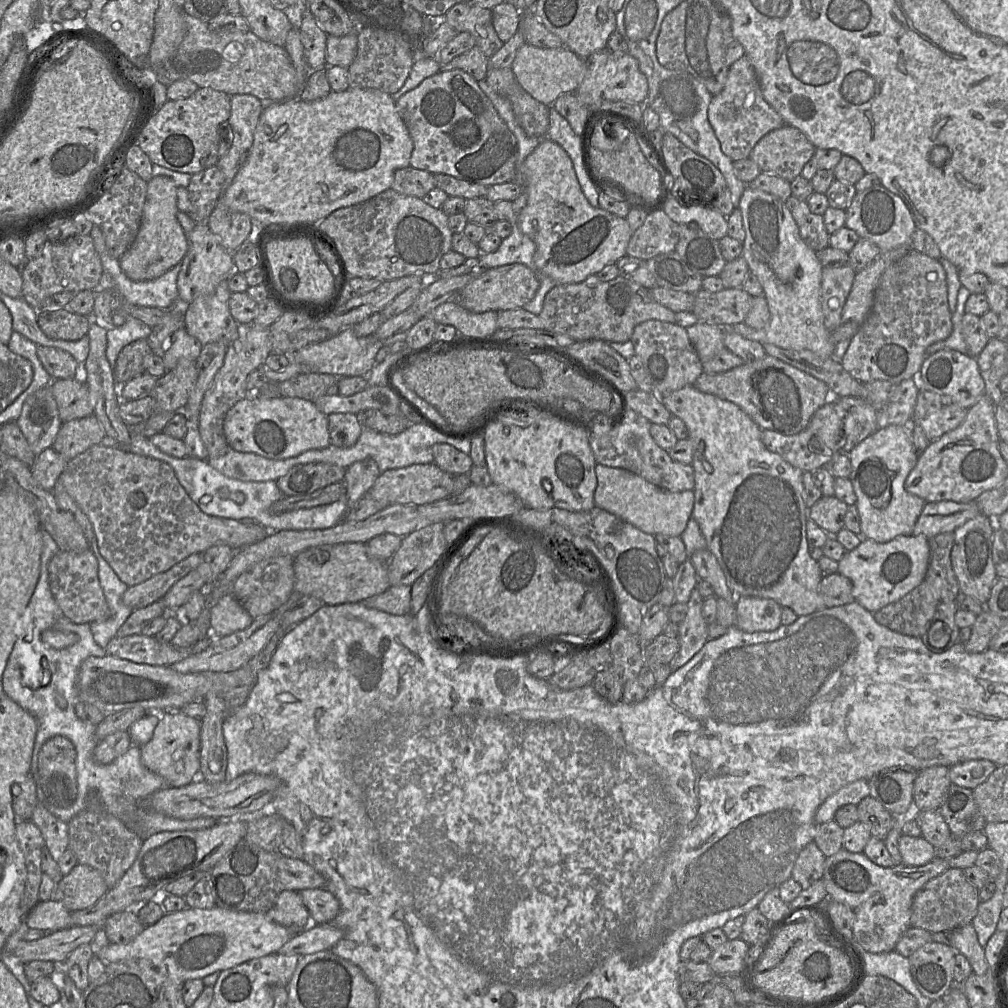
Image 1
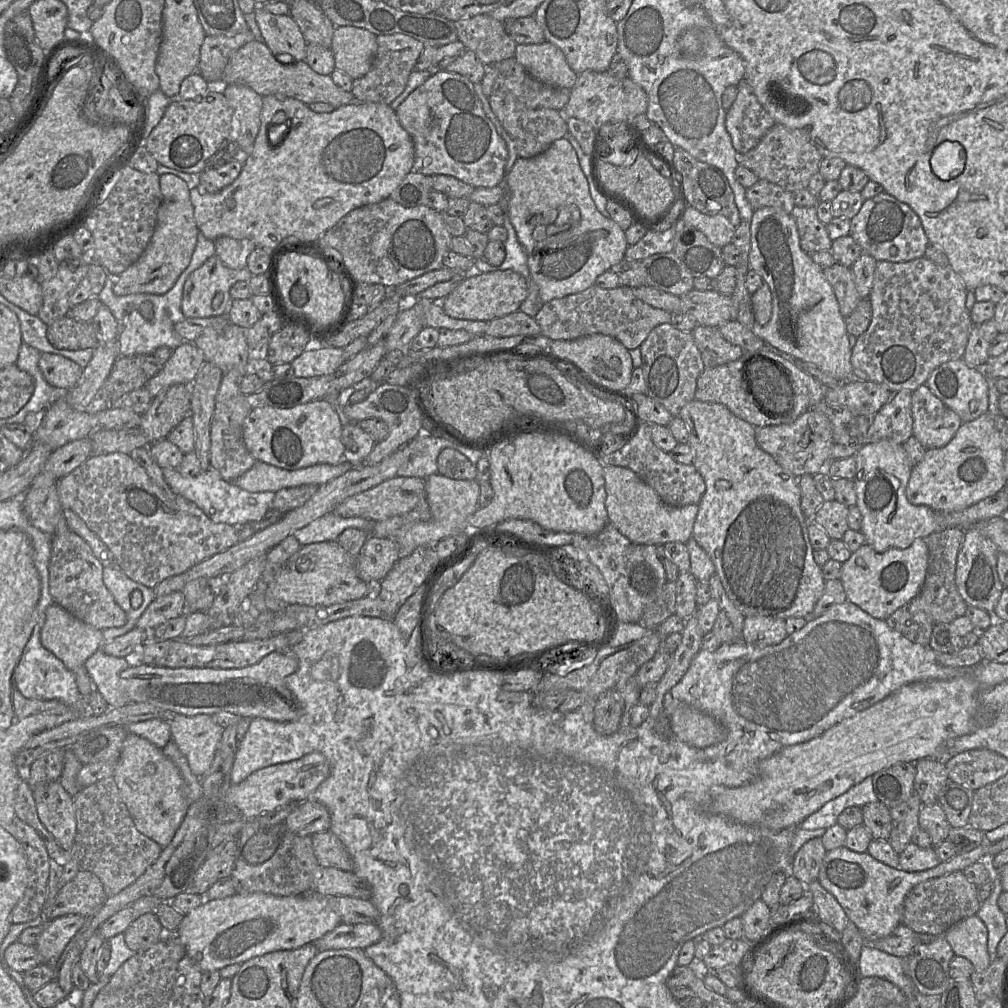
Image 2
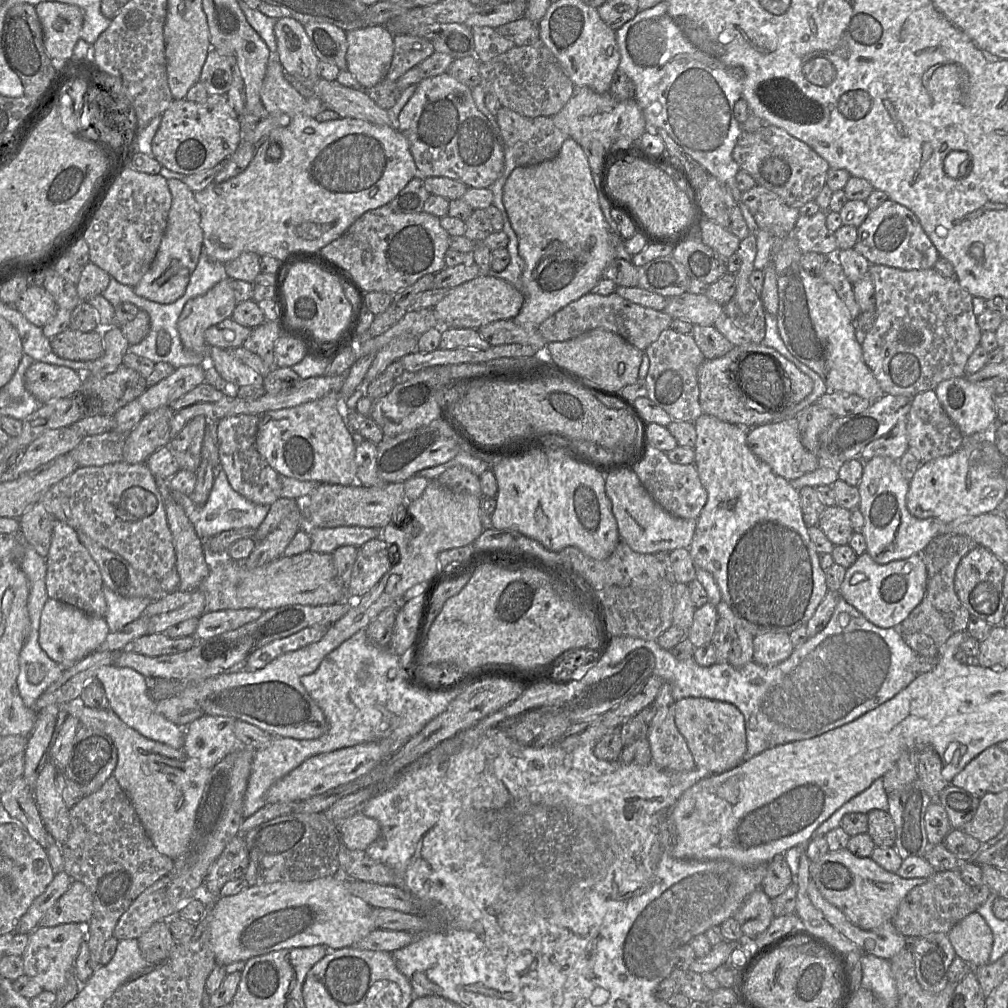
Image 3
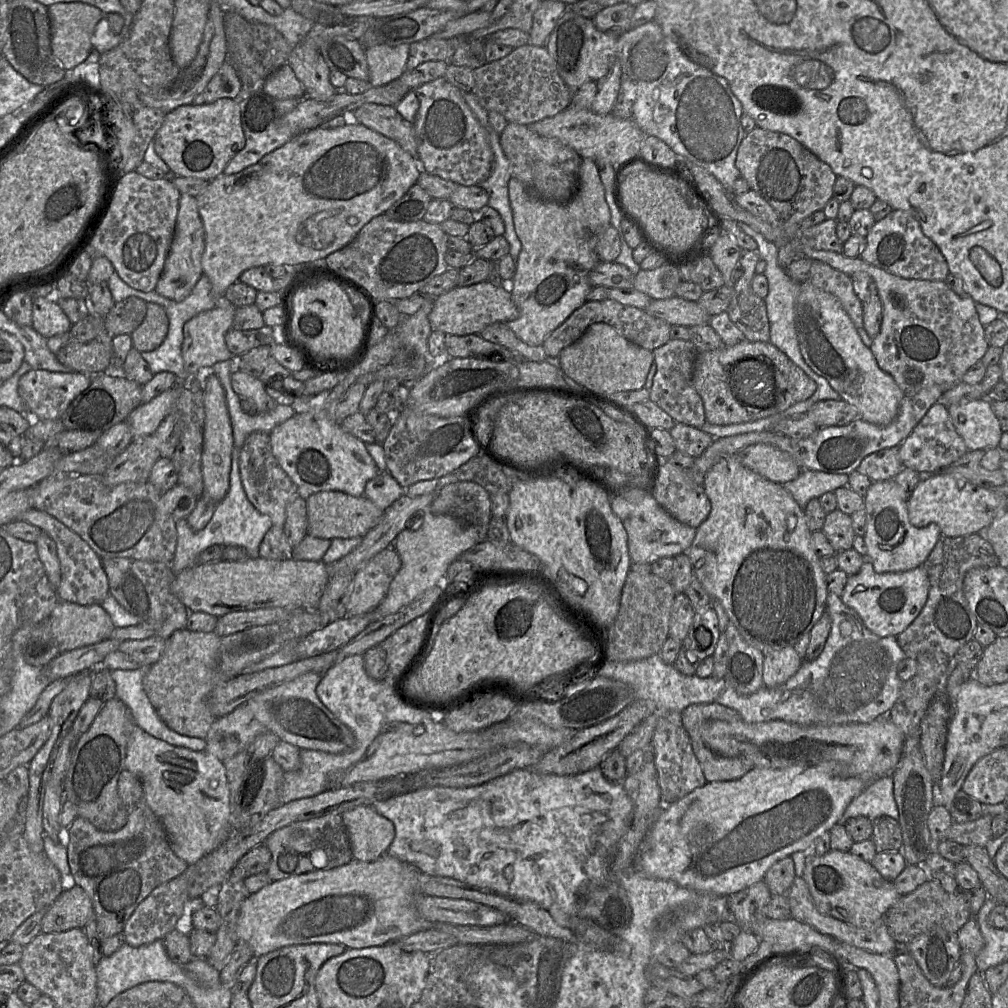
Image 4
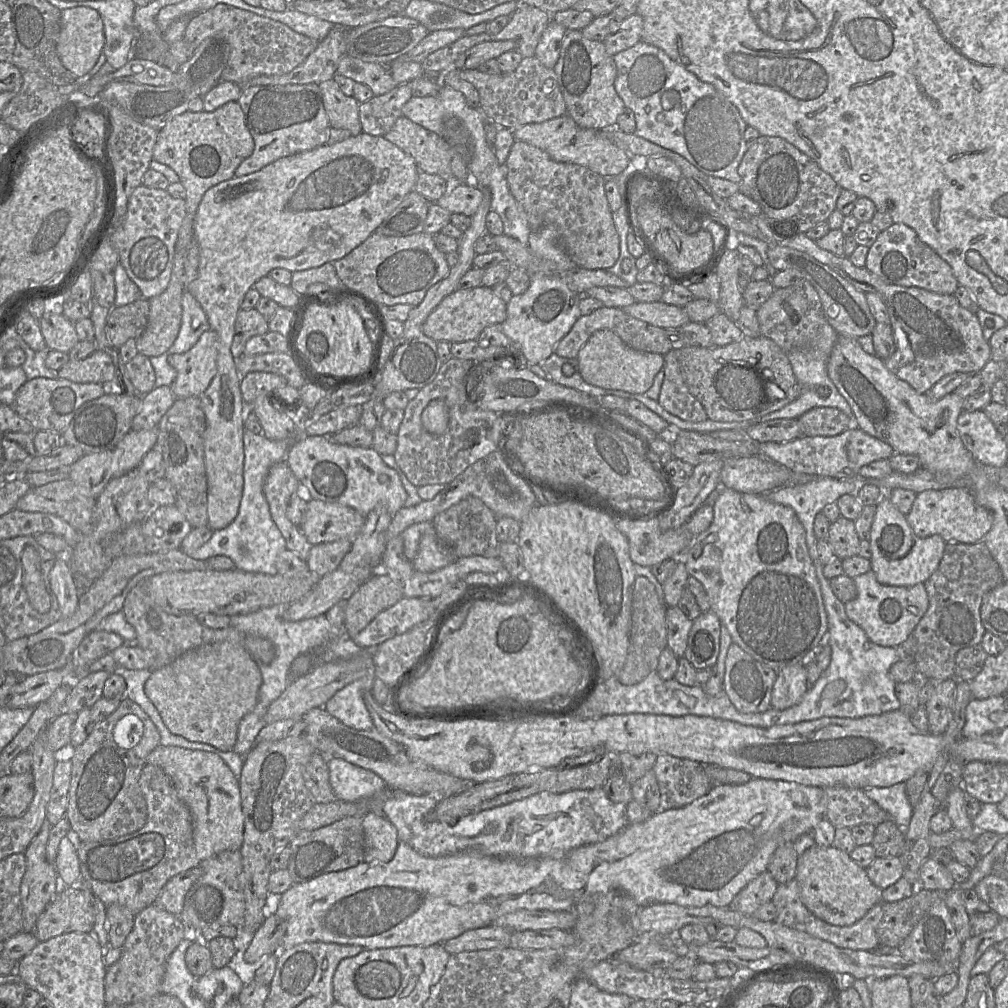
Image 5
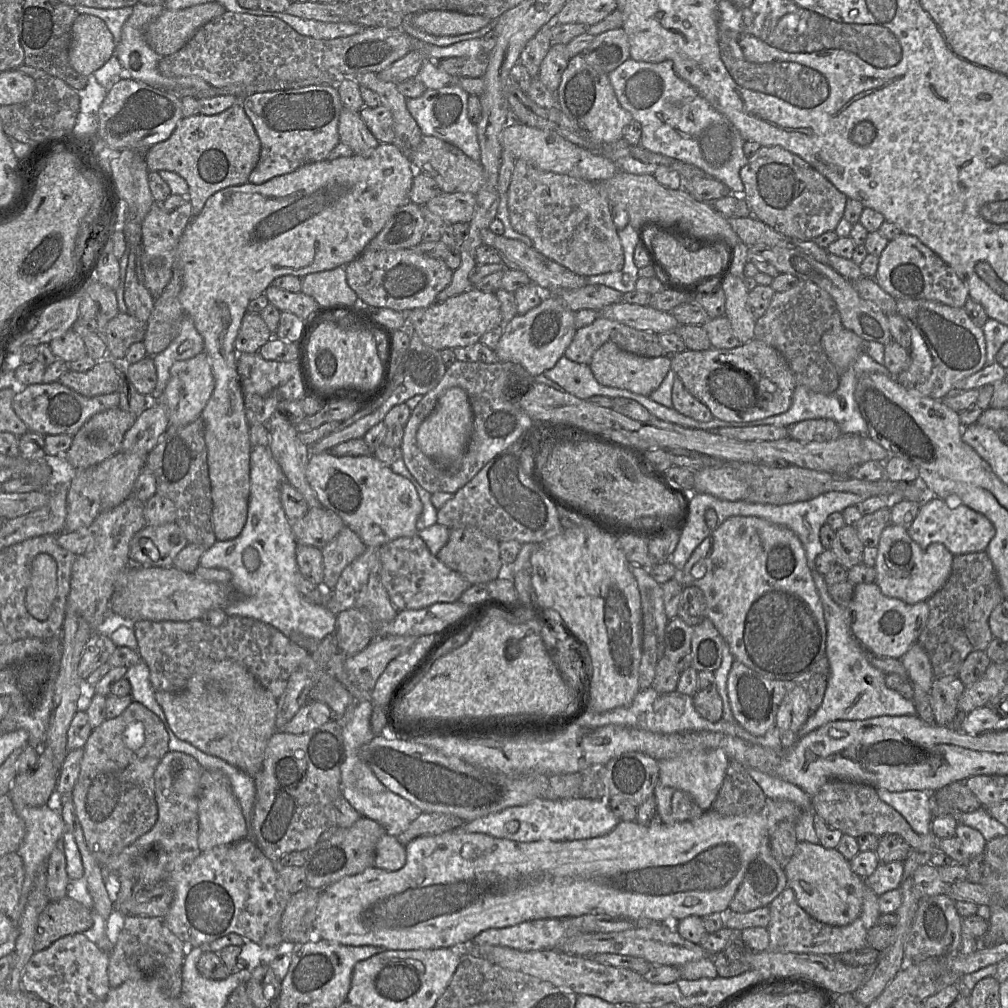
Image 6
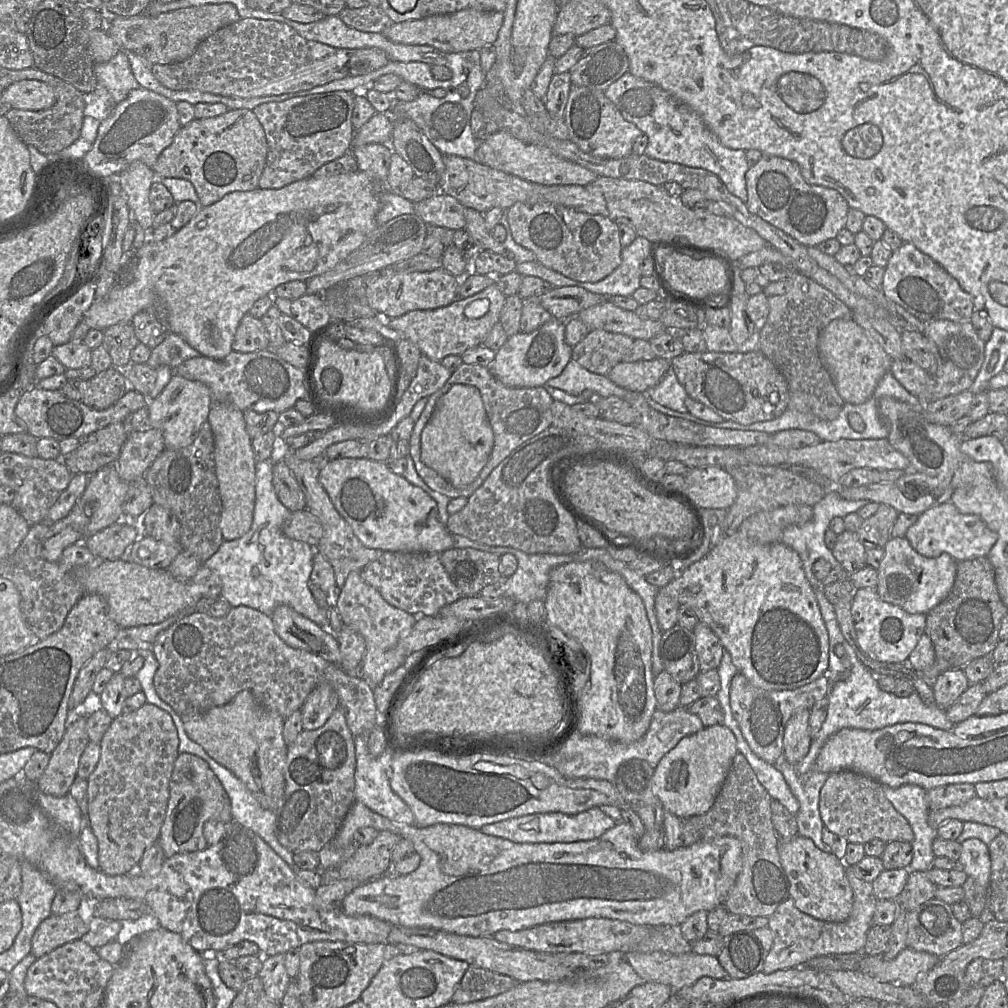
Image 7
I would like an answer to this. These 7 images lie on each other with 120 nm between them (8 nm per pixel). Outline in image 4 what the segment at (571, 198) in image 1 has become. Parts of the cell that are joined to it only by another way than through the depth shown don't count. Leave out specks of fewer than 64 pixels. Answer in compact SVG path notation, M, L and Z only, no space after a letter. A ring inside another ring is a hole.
M590 158L582 159L576 193L567 203L544 201L533 195L515 177L509 179L508 193L515 231L521 242L521 251L516 261L511 292L512 299L519 309L519 317L506 324L523 342L530 346L539 346L586 302L586 297L592 288L589 273L600 262L596 244L601 233L610 225L610 210L597 165Z

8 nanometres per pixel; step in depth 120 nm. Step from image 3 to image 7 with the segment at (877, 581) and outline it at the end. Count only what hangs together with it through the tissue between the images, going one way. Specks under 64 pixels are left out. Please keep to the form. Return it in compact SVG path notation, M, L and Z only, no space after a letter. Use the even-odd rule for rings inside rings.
M860 588L854 591L851 616L859 645L872 659L888 662L906 662L910 653L924 634L925 614L910 614L899 606L883 601L876 589Z

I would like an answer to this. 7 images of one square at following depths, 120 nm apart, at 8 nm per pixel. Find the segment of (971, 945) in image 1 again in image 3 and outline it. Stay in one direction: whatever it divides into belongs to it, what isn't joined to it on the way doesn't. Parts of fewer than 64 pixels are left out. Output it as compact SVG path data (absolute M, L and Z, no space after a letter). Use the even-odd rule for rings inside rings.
M977 911L967 915L947 935L956 956L971 967L989 963L994 937L991 928Z

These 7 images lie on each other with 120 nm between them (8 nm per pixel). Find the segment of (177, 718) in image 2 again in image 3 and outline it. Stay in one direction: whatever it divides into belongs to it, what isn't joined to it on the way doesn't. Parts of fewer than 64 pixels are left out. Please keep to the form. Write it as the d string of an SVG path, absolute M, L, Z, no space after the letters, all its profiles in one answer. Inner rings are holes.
M204 715L185 729L183 751L205 768L211 769L229 753L239 748L232 717Z

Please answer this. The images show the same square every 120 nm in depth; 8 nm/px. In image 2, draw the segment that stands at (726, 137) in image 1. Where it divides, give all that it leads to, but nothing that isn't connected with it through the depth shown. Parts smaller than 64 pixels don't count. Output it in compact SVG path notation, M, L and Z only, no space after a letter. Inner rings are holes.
M745 79L737 85L737 89L737 97L726 113L725 126L731 136L733 147L739 155L742 155L754 148L776 122L760 104Z

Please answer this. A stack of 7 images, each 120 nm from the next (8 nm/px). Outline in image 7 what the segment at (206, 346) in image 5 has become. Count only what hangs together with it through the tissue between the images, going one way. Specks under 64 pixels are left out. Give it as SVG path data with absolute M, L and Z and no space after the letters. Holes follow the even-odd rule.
M173 373L161 394L149 400L150 426L162 432L165 448L187 447L193 443L203 423L208 422L210 407L211 391L207 385Z

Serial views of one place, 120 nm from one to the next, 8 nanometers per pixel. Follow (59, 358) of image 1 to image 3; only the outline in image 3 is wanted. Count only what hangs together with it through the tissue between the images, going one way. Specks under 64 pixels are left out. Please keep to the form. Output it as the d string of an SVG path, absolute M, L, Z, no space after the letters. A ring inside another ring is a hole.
M34 361L26 370L26 389L41 403L73 397L81 389L84 375L66 367Z

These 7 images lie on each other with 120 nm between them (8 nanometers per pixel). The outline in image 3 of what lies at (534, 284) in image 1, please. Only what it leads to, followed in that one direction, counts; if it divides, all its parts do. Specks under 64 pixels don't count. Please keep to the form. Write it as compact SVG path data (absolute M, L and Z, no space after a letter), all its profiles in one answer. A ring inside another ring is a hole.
M482 275L450 289L433 308L433 314L449 328L478 329L489 323L515 318L524 304L523 294L511 283L491 275Z

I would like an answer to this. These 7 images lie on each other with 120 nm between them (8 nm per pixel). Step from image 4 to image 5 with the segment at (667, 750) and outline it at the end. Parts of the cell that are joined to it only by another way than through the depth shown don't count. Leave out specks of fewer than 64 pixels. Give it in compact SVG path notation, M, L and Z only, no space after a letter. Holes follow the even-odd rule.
M658 755L653 767L659 792L659 811L682 808L712 787L705 766L693 760Z

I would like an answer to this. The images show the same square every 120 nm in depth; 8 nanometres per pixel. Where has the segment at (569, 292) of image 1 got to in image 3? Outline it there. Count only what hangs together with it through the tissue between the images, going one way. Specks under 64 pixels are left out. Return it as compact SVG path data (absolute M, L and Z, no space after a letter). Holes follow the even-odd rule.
M589 292L547 318L539 325L538 330L546 343L550 343L570 340L589 330L601 328L618 334L644 352L662 331L670 328L672 321L673 318L665 312L633 303L616 292L607 296Z

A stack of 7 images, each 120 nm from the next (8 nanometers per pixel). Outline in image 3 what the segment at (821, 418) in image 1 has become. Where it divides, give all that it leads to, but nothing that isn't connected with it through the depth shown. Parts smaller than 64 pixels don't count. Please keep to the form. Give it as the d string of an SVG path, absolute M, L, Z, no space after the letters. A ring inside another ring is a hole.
M796 417L784 421L773 421L747 429L746 441L750 450L770 466L774 473L794 480L819 467L818 456L802 443Z

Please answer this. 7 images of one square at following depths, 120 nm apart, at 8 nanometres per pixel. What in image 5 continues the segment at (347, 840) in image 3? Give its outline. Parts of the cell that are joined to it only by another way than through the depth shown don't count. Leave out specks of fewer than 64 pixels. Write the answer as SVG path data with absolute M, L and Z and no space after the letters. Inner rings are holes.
M372 811L365 812L362 818L364 862L376 864L391 861L400 842L394 825Z

